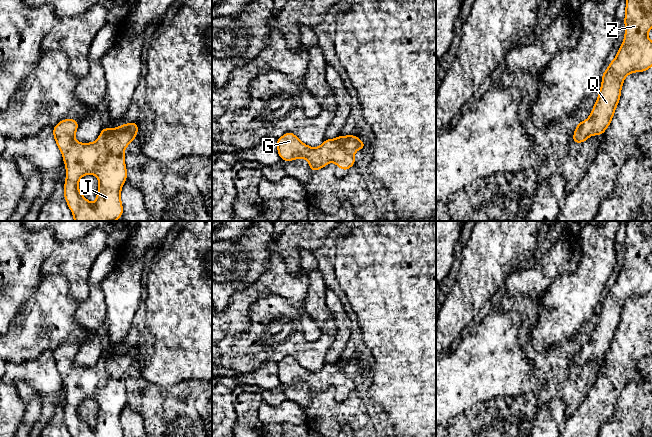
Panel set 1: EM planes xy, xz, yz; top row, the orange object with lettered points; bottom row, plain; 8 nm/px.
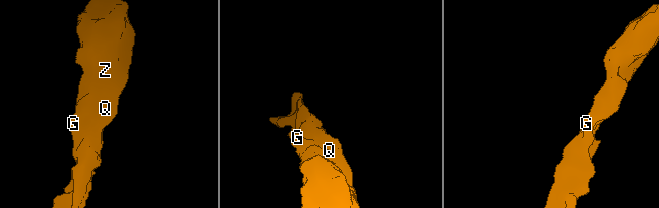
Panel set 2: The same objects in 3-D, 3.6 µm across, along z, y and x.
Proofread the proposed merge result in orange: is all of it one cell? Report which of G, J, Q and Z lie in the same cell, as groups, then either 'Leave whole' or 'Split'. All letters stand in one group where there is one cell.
Groups: G J Q Z. Leave whole

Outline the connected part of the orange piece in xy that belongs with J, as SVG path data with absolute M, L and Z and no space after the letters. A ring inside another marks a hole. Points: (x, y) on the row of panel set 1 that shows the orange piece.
M64 119L53 128L54 139L63 155L66 165L64 197L74 215L74 221L115 221L123 214L120 195L121 188L127 180L124 151L135 140L138 131L136 122L123 124L114 129L103 127L100 136L93 143L78 143L75 134L78 129L76 119ZM93 174L99 180L96 201L91 204L79 191L78 183L82 176Z

